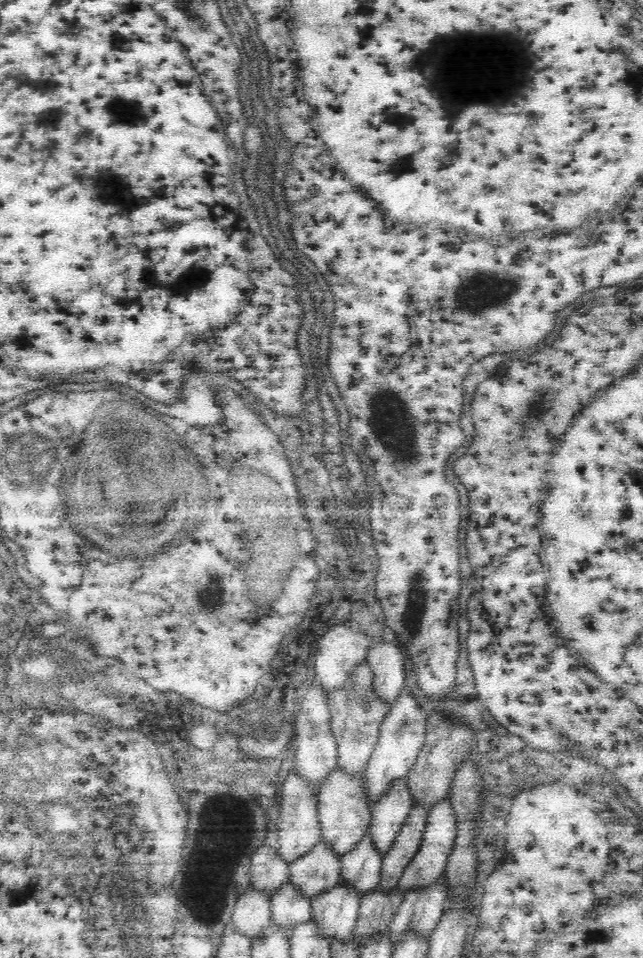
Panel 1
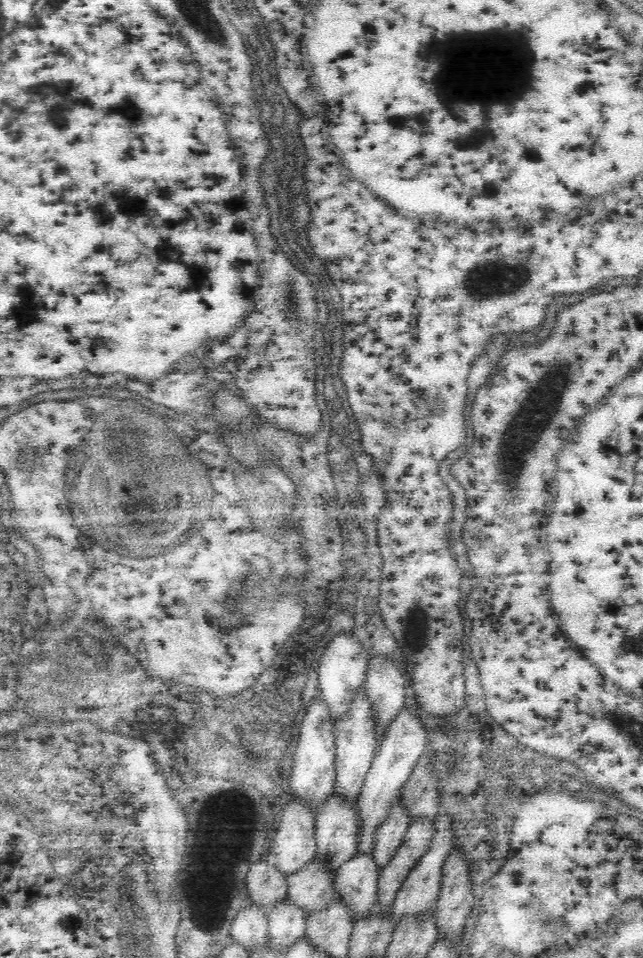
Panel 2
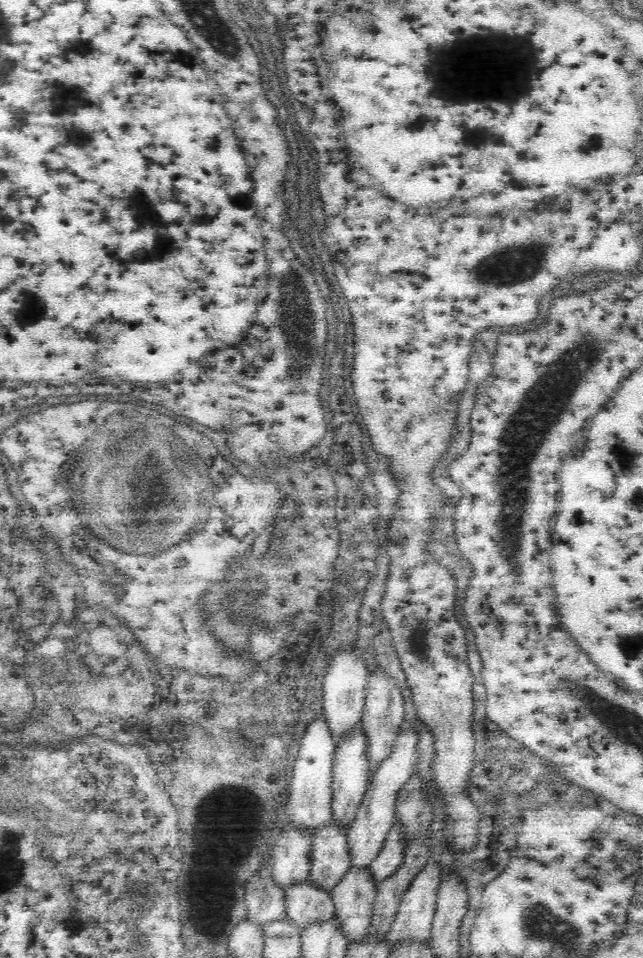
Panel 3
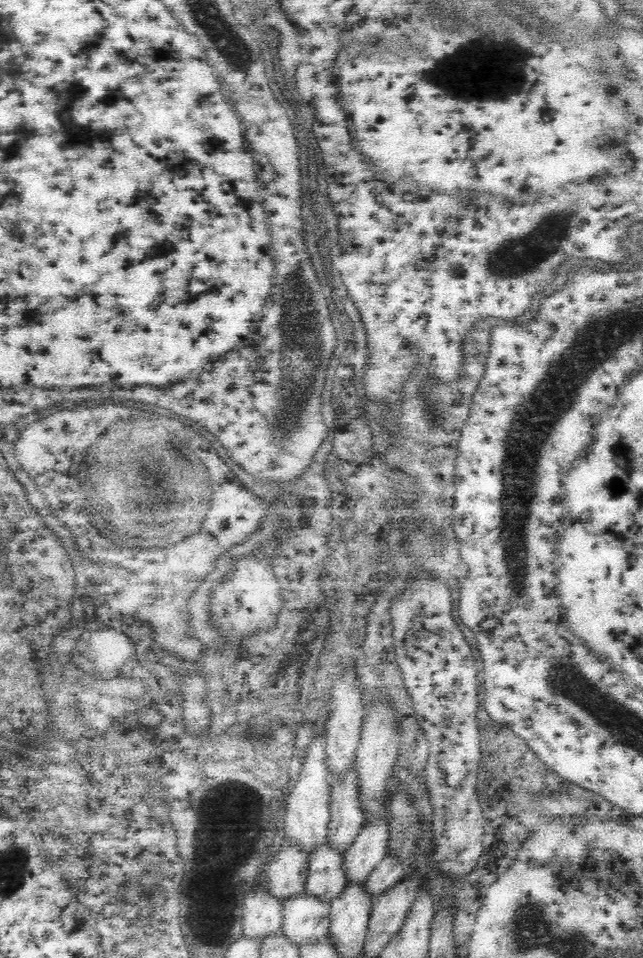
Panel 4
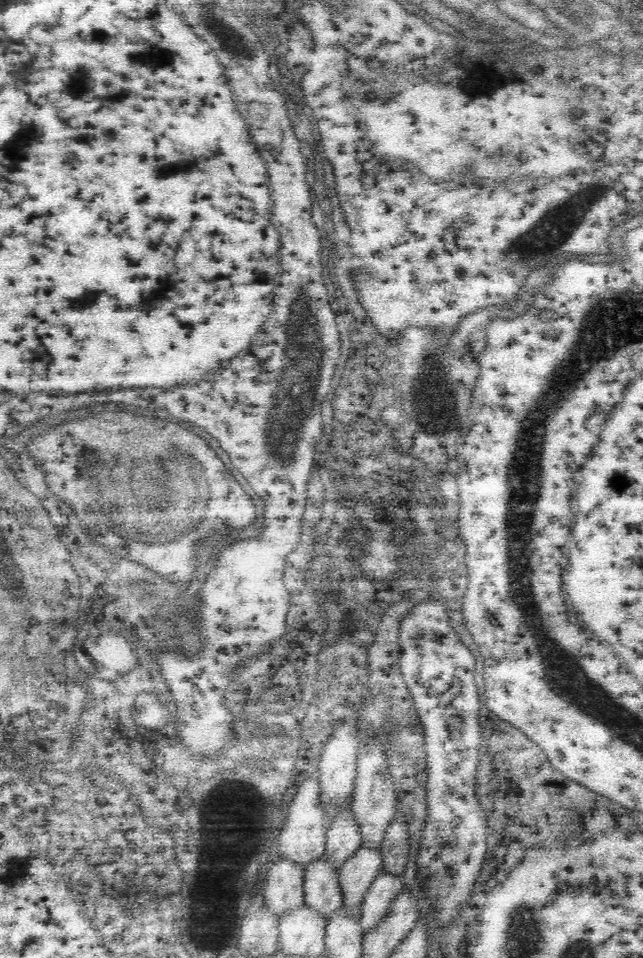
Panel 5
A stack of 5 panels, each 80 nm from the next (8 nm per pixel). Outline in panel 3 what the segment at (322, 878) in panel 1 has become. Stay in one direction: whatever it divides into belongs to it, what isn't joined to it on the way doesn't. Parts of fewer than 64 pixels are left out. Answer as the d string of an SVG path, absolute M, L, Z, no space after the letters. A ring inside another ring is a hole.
M304 882L285 890L285 918L301 934L316 923L329 921L334 915L330 893Z

